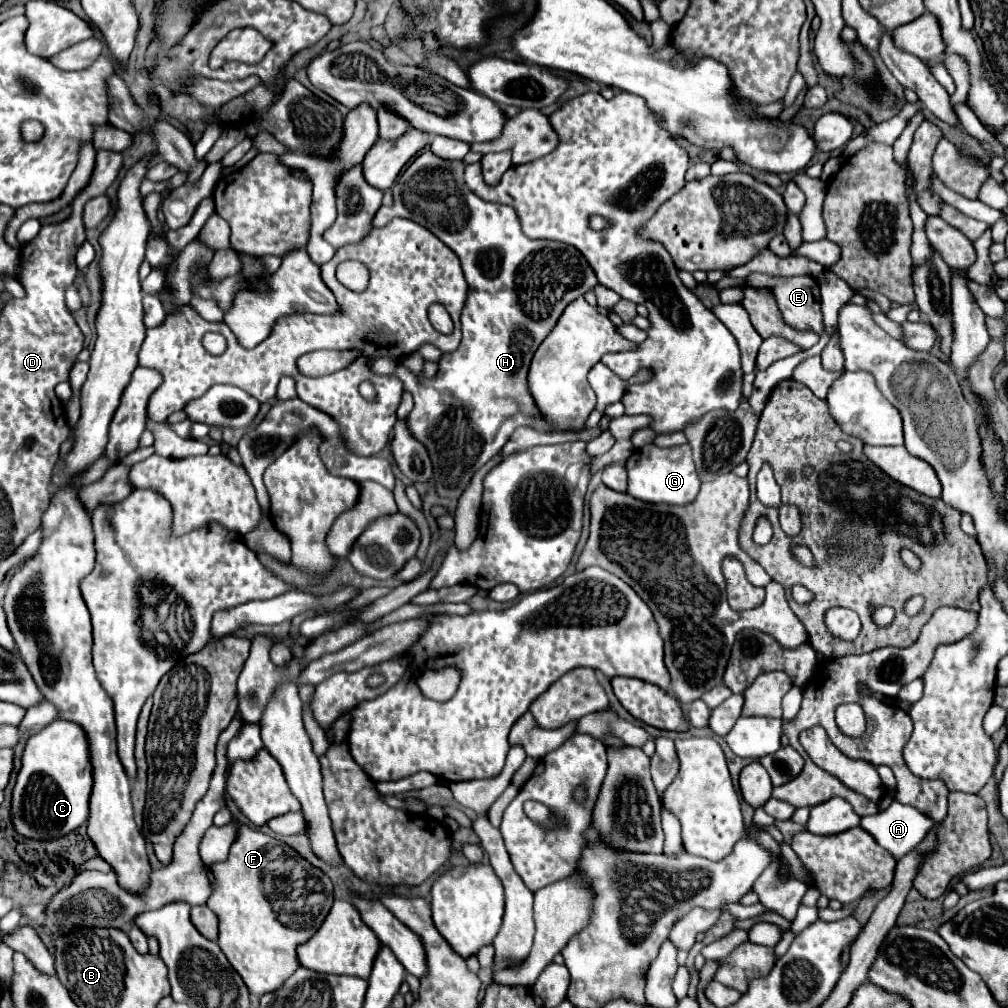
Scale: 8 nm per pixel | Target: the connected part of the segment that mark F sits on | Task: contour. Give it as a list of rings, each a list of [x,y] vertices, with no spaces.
[[[248,825],[240,827],[228,859],[212,865],[208,877],[212,895],[206,905],[218,915],[218,945],[226,959],[250,993],[262,997],[272,989],[280,989],[300,967],[296,947],[318,931],[334,903],[330,877],[280,839],[254,831]]]

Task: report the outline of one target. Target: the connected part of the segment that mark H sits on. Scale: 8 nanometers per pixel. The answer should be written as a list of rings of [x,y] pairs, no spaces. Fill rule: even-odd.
[[[430,147],[410,163],[410,167],[396,179],[392,187],[394,203],[388,209],[380,209],[374,219],[374,227],[386,225],[394,217],[412,219],[430,229],[442,243],[446,243],[462,261],[462,271],[468,281],[468,301],[462,311],[462,343],[452,353],[442,353],[438,361],[438,373],[434,377],[414,375],[410,369],[392,357],[378,357],[372,361],[372,373],[400,377],[404,389],[414,397],[414,409],[408,415],[408,427],[416,439],[424,441],[430,459],[434,463],[434,487],[440,497],[458,499],[468,487],[472,475],[492,455],[496,455],[508,441],[516,427],[534,427],[538,431],[550,431],[552,427],[540,419],[534,401],[526,387],[526,375],[534,351],[546,339],[556,325],[558,317],[570,301],[582,297],[596,287],[598,279],[586,257],[572,245],[560,241],[528,239],[522,233],[516,211],[508,205],[488,203],[474,195],[464,183],[464,161],[448,161],[436,157]]]

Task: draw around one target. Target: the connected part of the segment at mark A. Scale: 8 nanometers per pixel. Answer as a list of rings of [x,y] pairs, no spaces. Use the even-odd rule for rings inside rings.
[[[892,801],[886,811],[862,819],[862,827],[872,833],[878,845],[888,849],[894,859],[900,859],[902,855],[912,851],[932,825],[932,819],[928,819],[924,813],[898,801]]]

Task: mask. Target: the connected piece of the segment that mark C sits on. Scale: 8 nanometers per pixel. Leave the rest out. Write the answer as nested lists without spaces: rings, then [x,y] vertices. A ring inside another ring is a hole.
[[[58,719],[34,733],[22,755],[22,769],[12,795],[12,823],[16,831],[32,839],[58,839],[72,833],[88,819],[88,803],[92,795],[92,763],[90,763],[90,745],[84,729],[72,721]]]

